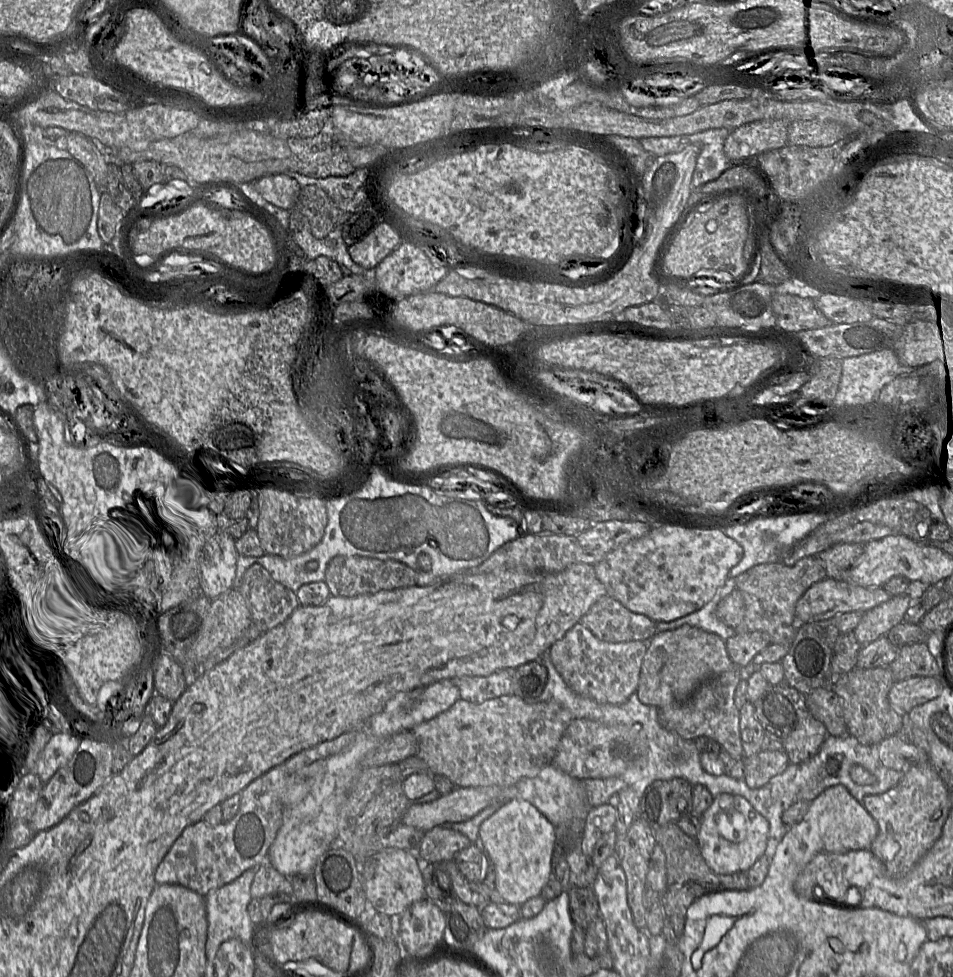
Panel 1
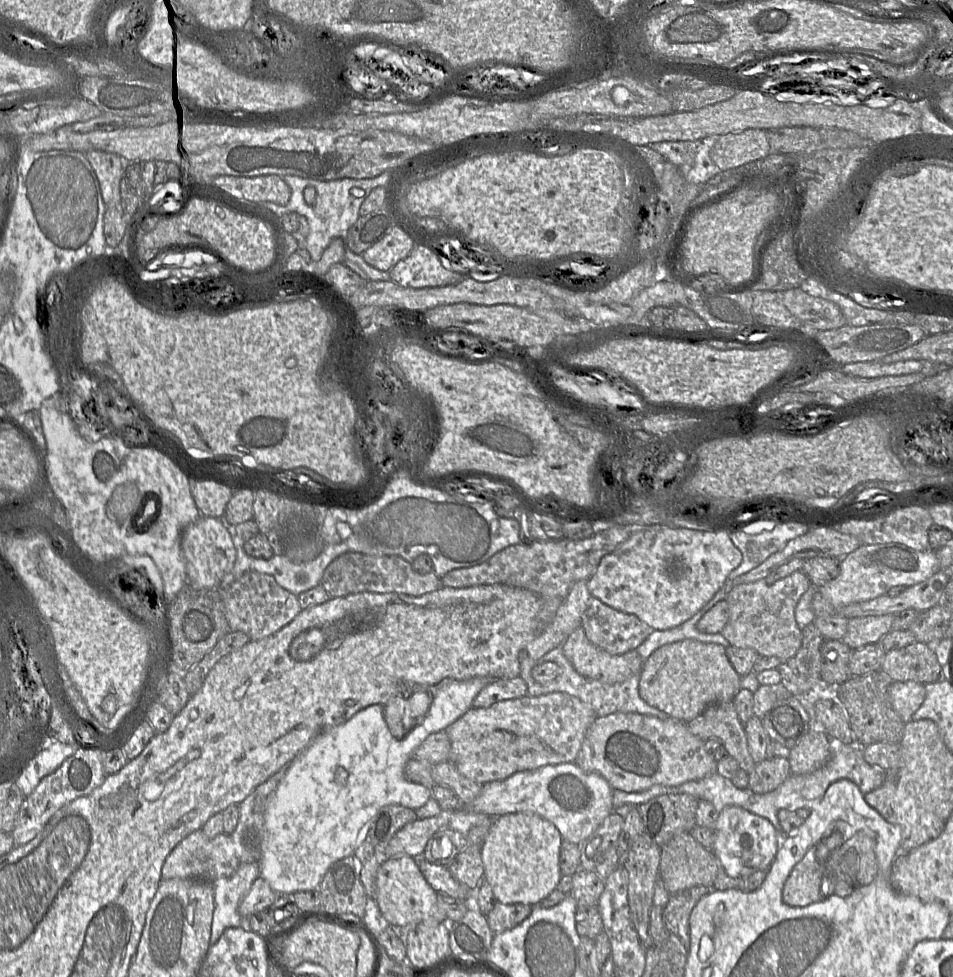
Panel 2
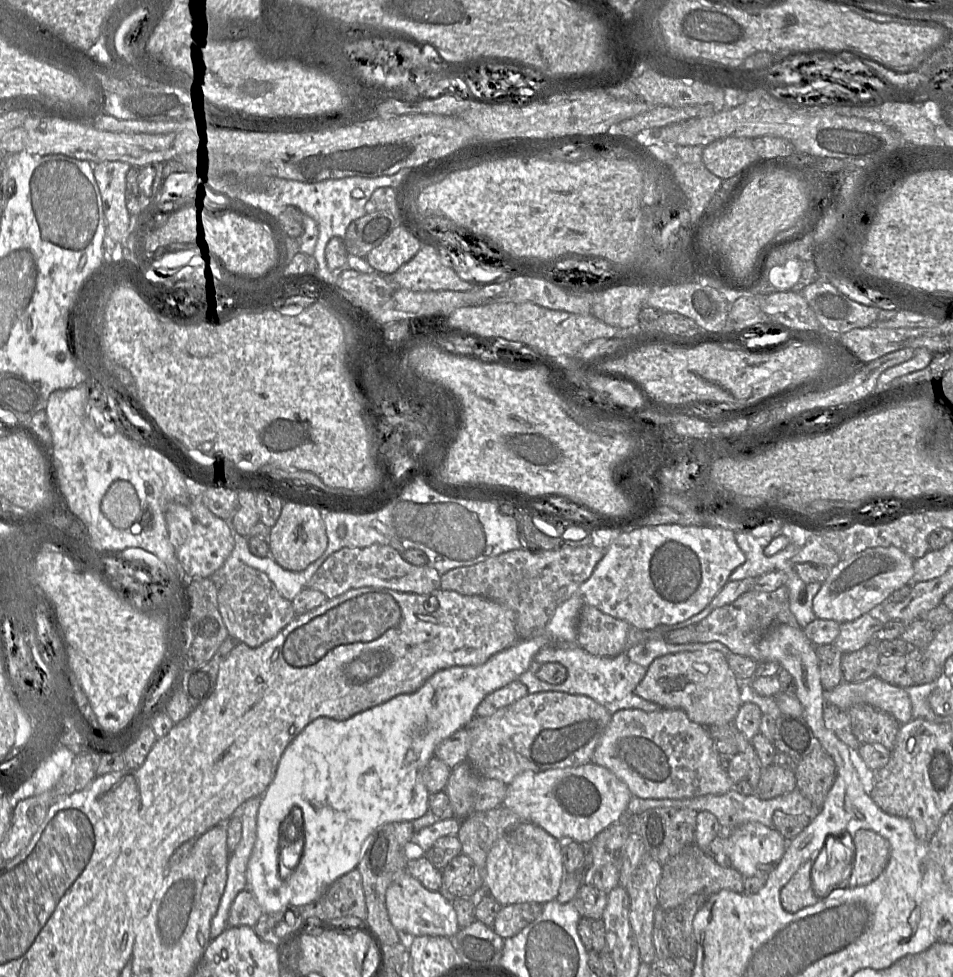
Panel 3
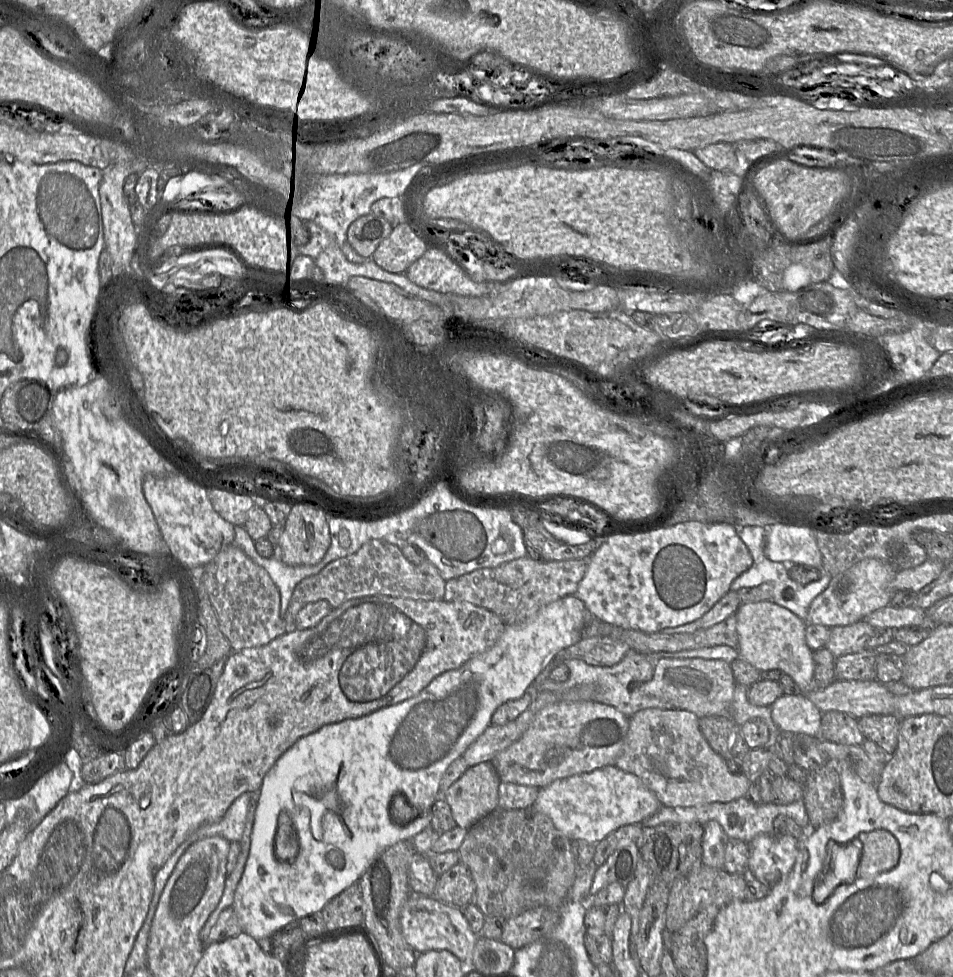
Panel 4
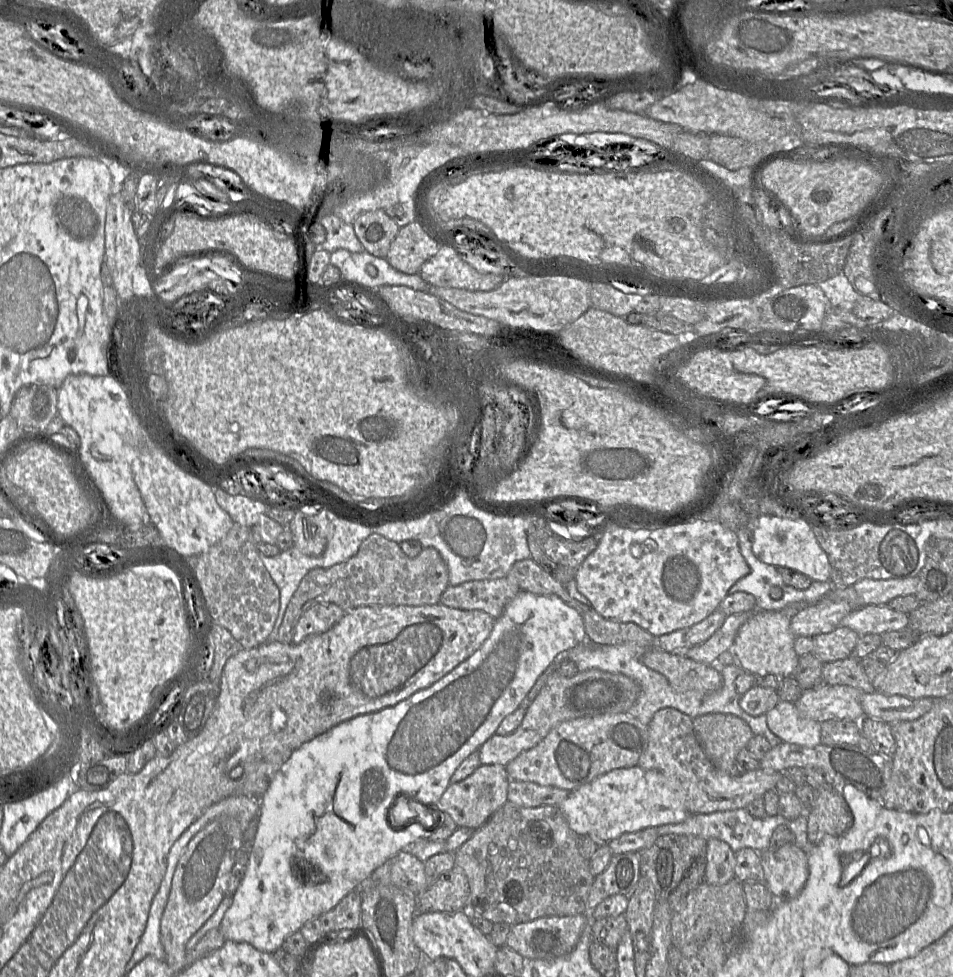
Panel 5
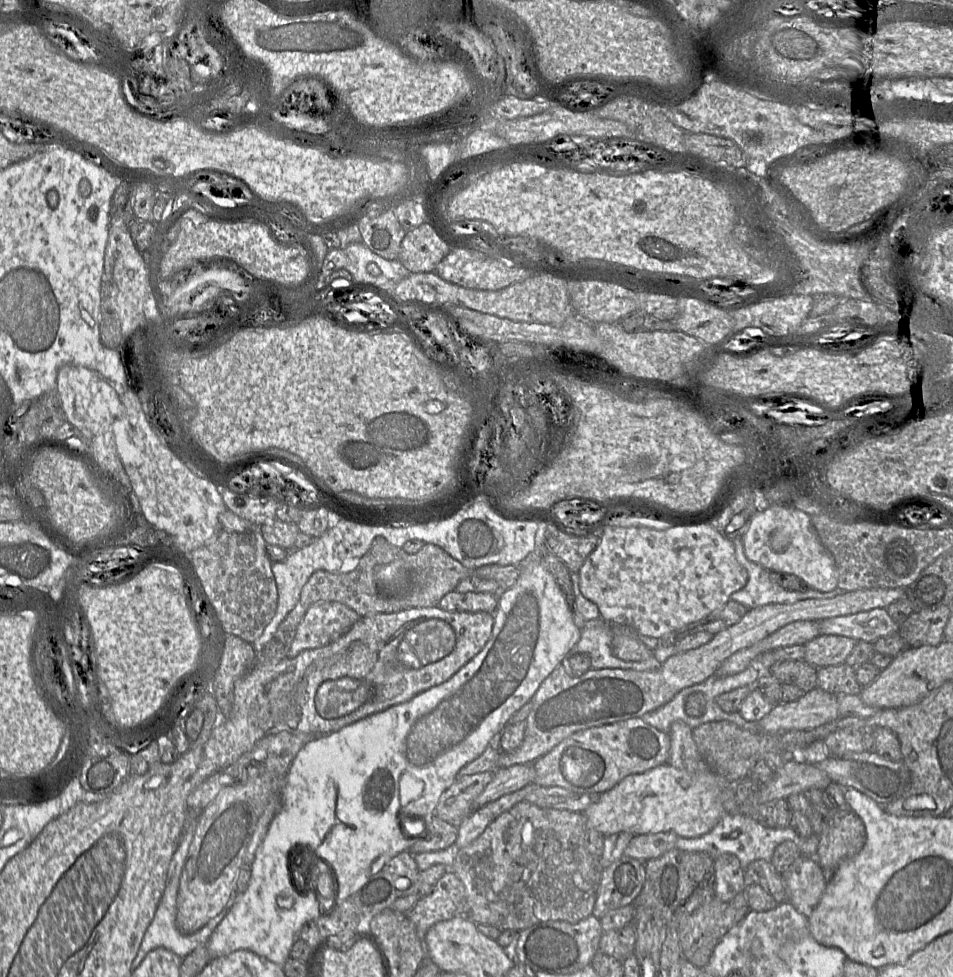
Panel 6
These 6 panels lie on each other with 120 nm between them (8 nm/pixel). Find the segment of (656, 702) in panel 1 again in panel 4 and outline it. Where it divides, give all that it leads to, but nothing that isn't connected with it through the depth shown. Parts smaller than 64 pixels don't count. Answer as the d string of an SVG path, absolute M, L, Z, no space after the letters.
M661 658L654 663L652 679L641 685L641 692L670 703L671 709L692 712L699 719L706 716L731 718L735 686L731 666L722 659Z

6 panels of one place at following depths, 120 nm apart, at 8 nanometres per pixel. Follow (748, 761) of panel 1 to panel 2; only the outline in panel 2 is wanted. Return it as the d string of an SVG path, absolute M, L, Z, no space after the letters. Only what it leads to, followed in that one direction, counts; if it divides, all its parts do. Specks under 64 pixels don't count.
M782 757L766 758L756 763L749 776L749 789L765 794L777 789L791 774L789 760Z

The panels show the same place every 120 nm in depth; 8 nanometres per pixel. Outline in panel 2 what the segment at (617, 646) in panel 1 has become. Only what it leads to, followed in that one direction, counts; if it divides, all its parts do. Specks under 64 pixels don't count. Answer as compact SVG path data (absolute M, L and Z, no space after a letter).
M581 626L562 643L565 657L582 676L615 684L640 674L644 661L636 650L612 655L592 644Z

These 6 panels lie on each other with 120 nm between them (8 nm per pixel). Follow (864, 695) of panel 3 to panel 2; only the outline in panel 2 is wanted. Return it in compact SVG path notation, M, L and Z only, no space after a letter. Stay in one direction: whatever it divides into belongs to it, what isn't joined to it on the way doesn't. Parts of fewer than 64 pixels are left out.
M911 680L892 681L888 692L893 709L904 723L912 719L926 696L925 684Z

